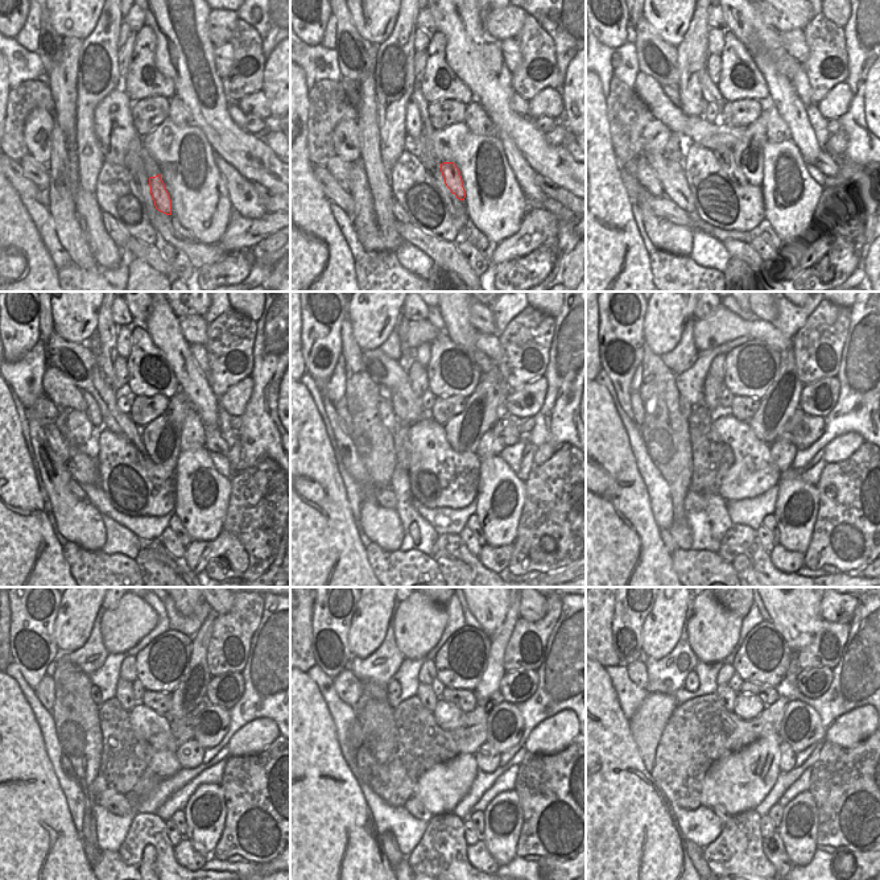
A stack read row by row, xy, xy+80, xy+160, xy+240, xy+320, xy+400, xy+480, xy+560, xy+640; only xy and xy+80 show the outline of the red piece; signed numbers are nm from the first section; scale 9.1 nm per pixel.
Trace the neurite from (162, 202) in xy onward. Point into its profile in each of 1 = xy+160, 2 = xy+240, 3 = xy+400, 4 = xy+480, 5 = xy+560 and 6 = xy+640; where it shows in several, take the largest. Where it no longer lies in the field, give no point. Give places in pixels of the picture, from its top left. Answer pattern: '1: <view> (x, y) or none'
1: xy+160 (748, 151)
2: xy+240 (161, 437)
3: xy+400 (780, 403)
4: xy+480 (195, 678)
5: xy+560 (490, 682)
6: xy+640 (793, 670)

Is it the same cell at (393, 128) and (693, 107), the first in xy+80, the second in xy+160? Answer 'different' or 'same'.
same

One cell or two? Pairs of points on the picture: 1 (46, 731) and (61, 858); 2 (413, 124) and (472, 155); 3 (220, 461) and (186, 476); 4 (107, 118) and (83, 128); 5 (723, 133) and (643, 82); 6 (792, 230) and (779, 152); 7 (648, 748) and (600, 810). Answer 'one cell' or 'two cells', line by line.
1: two cells
2: two cells
3: two cells
4: two cells
5: one cell
6: one cell
7: two cells

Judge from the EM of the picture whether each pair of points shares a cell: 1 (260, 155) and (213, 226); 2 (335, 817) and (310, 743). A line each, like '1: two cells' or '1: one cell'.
1: two cells
2: one cell

